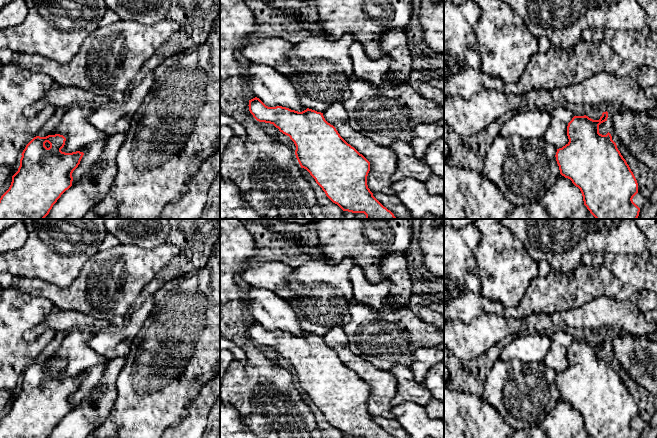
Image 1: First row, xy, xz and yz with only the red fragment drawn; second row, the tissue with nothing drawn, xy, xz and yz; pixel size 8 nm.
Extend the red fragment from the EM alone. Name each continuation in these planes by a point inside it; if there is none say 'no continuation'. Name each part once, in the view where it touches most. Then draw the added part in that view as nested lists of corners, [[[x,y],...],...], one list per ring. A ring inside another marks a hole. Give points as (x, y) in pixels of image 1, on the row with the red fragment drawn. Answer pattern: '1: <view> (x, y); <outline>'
1: xz (274, 89); [[[250,62],[243,76],[246,88],[254,93],[266,106],[282,106],[302,112],[307,108],[301,105],[295,87],[289,78],[275,69]]]

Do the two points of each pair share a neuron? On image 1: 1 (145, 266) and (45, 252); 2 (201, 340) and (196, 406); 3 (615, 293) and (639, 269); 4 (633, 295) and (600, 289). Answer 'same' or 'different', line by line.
1: different
2: different
3: different
4: same

